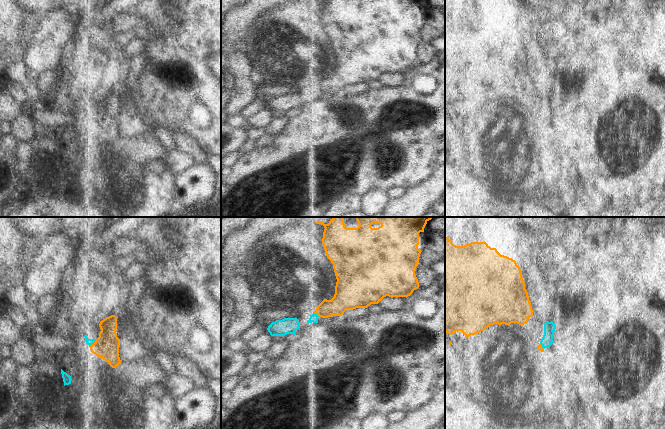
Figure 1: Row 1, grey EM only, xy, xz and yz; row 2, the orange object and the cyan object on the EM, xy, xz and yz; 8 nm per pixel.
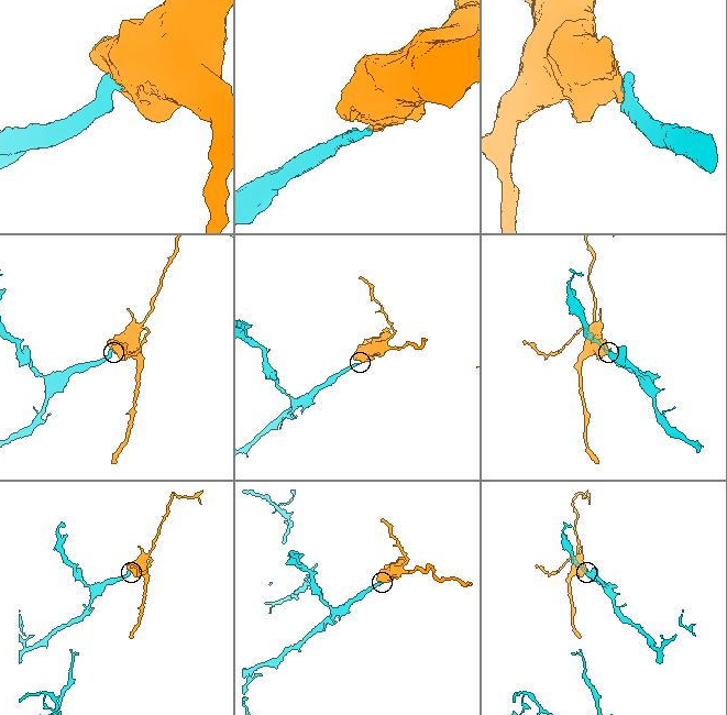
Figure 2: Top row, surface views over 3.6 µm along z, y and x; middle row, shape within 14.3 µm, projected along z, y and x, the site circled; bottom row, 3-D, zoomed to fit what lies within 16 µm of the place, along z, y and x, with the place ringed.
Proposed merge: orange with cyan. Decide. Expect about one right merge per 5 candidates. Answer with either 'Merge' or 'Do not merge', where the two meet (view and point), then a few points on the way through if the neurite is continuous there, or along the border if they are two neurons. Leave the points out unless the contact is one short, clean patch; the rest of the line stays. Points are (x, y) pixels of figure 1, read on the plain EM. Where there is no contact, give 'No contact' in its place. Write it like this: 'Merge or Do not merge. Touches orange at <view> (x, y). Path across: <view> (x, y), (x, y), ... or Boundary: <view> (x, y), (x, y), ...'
Do not merge. Touches orange at xy (93, 119). Boundary: xy (96, 115), (89, 122).

